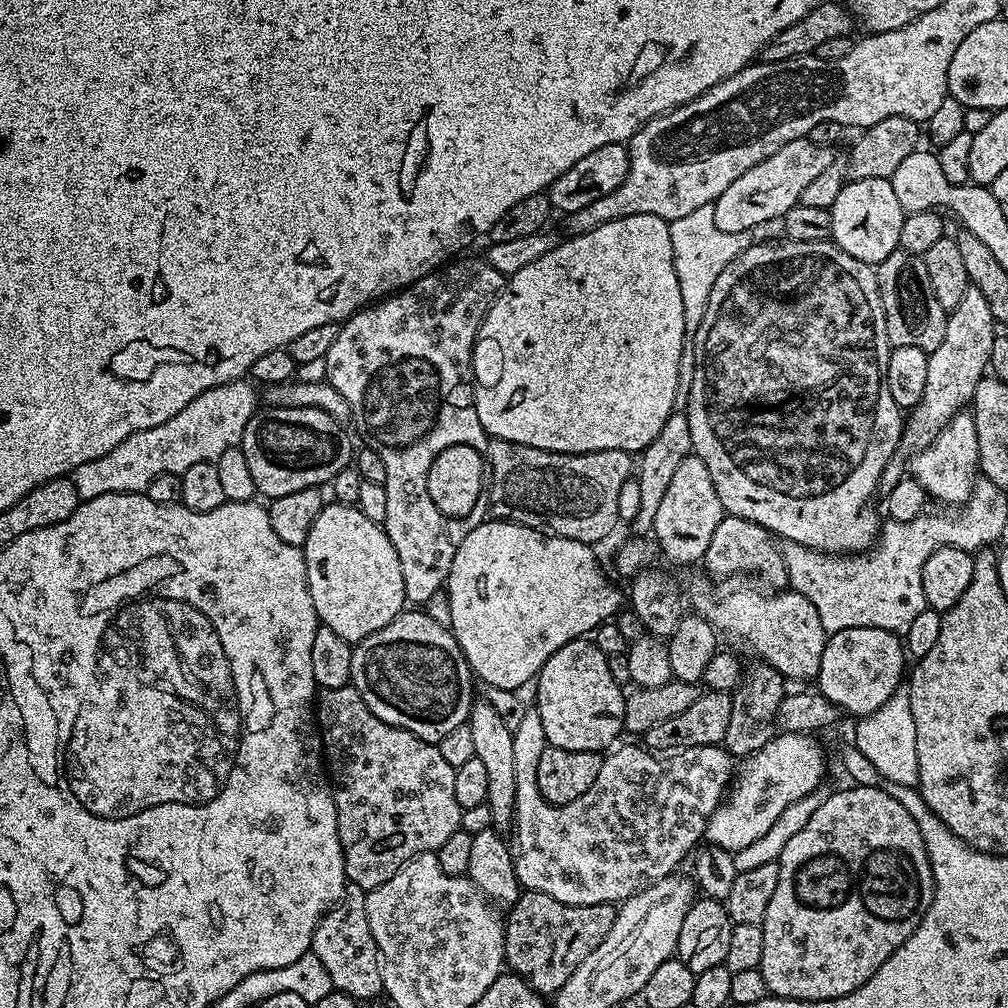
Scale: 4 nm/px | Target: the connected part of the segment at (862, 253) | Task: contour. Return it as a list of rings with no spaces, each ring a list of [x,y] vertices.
[[[862,178],[848,180],[834,198],[832,213],[832,240],[846,254],[862,262],[878,266],[891,252],[900,248],[902,222],[906,213],[898,204],[897,195],[889,179]]]

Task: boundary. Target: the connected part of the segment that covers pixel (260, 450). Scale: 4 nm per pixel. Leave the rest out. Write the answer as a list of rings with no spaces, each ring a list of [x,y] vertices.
[[[264,406],[257,410],[250,418],[250,422],[246,422],[246,430],[238,445],[242,454],[246,454],[246,463],[250,466],[250,474],[254,477],[257,493],[261,497],[268,496],[269,501],[274,501],[298,490],[327,485],[338,474],[338,470],[349,467],[354,460],[352,440],[344,433],[344,427],[341,421],[330,418],[330,414],[317,408]]]

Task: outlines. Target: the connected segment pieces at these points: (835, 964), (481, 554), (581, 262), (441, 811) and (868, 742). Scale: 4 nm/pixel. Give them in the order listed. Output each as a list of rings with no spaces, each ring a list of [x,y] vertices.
[[[847,786],[841,792],[836,792],[833,796],[830,794],[824,796],[822,806],[810,814],[810,822],[786,842],[786,850],[782,850],[778,861],[780,869],[778,870],[778,886],[774,889],[774,894],[770,898],[770,906],[766,906],[766,918],[762,925],[762,962],[760,963],[760,973],[762,978],[766,978],[766,986],[769,993],[780,997],[782,1000],[829,1000],[830,998],[842,998],[858,986],[862,986],[870,977],[877,972],[918,930],[918,922],[926,914],[926,910],[932,901],[932,867],[930,858],[926,854],[926,846],[922,842],[922,830],[918,830],[918,822],[906,814],[902,802],[898,798],[890,798],[890,794],[883,788],[862,788],[859,786]]]
[[[495,518],[485,519],[484,523],[478,525],[466,538],[462,538],[462,546],[454,554],[454,562],[450,566],[450,574],[446,591],[450,602],[450,629],[455,636],[458,646],[464,651],[464,657],[468,660],[468,666],[477,677],[480,676],[492,688],[520,688],[524,683],[535,681],[540,675],[542,666],[554,650],[566,646],[566,642],[579,640],[595,633],[601,624],[609,623],[616,613],[621,611],[620,592],[604,577],[604,572],[600,569],[600,560],[596,557],[597,549],[591,544],[583,544],[570,538],[554,536],[547,531],[538,528],[528,528],[525,524],[514,524],[511,520],[497,520]]]
[[[630,214],[626,218],[614,218],[602,226],[598,226],[589,232],[569,235],[569,240],[561,239],[542,258],[530,262],[530,266],[522,266],[518,274],[507,277],[506,283],[500,290],[500,295],[492,301],[490,310],[482,322],[482,326],[476,335],[476,344],[472,348],[472,374],[474,377],[474,401],[478,412],[478,418],[482,422],[484,431],[489,437],[506,442],[518,442],[522,446],[534,446],[538,450],[550,450],[551,452],[561,452],[562,454],[586,454],[587,452],[597,452],[598,450],[622,450],[629,454],[639,454],[643,452],[654,438],[658,438],[658,430],[662,430],[662,425],[666,423],[666,418],[674,410],[674,390],[678,390],[678,366],[682,358],[682,350],[686,347],[684,343],[684,315],[682,314],[682,290],[678,290],[678,274],[674,274],[674,254],[670,246],[669,221],[658,218],[658,214]]]
[[[351,686],[325,688],[314,701],[316,722],[322,745],[322,759],[330,781],[336,817],[338,838],[344,851],[344,875],[359,888],[382,886],[386,878],[394,878],[407,860],[423,852],[436,852],[450,838],[461,831],[458,798],[454,798],[456,770],[442,758],[439,747],[427,744],[422,738],[382,722],[366,706],[362,694]]]
[[[907,691],[896,693],[878,710],[855,721],[854,746],[884,776],[888,784],[901,784],[915,788],[918,785],[918,746],[914,738],[914,714],[910,714],[910,698]]]

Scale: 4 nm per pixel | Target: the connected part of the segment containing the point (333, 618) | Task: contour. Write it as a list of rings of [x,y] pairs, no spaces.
[[[325,503],[318,518],[314,518],[314,526],[310,526],[310,534],[306,534],[302,551],[316,619],[323,627],[334,630],[338,638],[346,638],[349,642],[364,640],[405,611],[402,562],[398,562],[398,554],[387,532],[381,525],[370,522],[370,518],[366,518],[359,508],[350,504]]]

